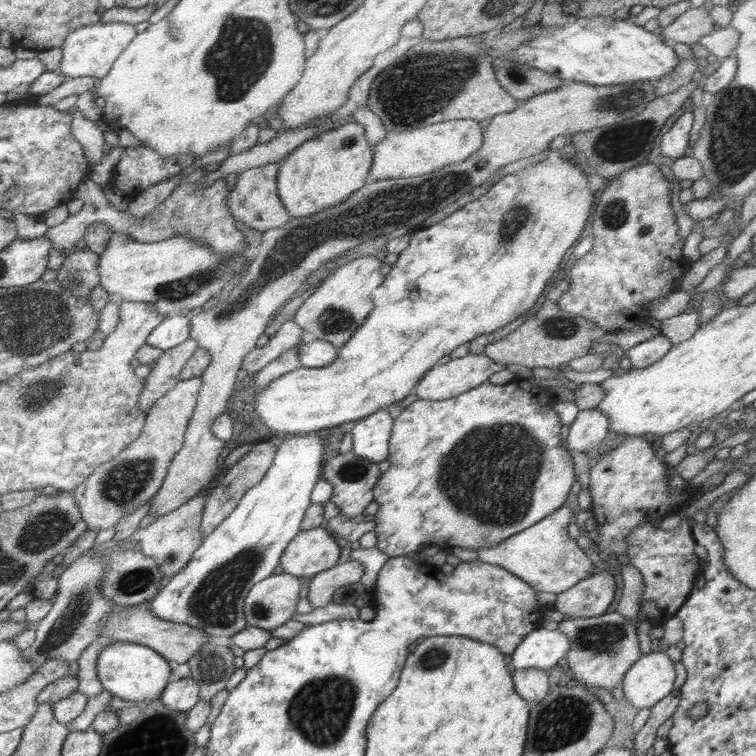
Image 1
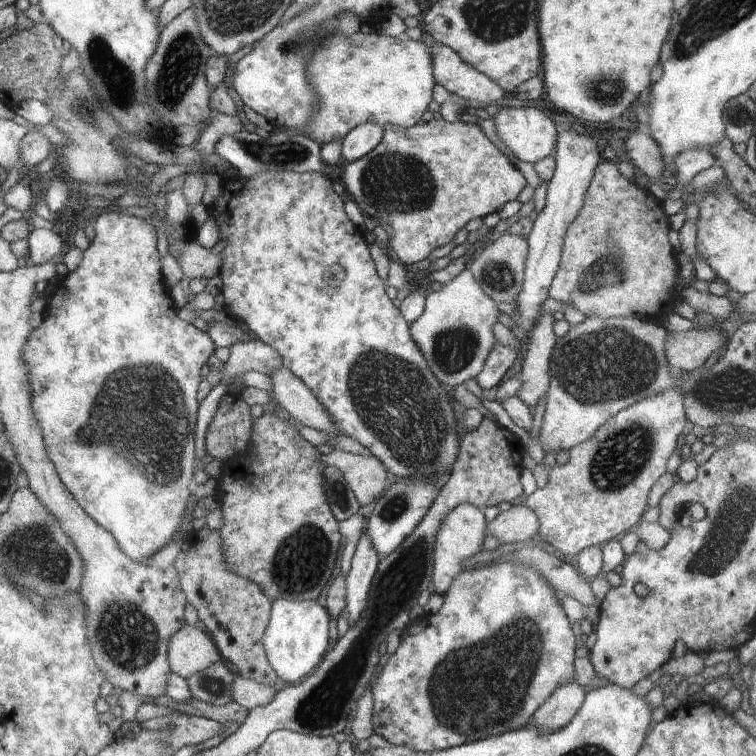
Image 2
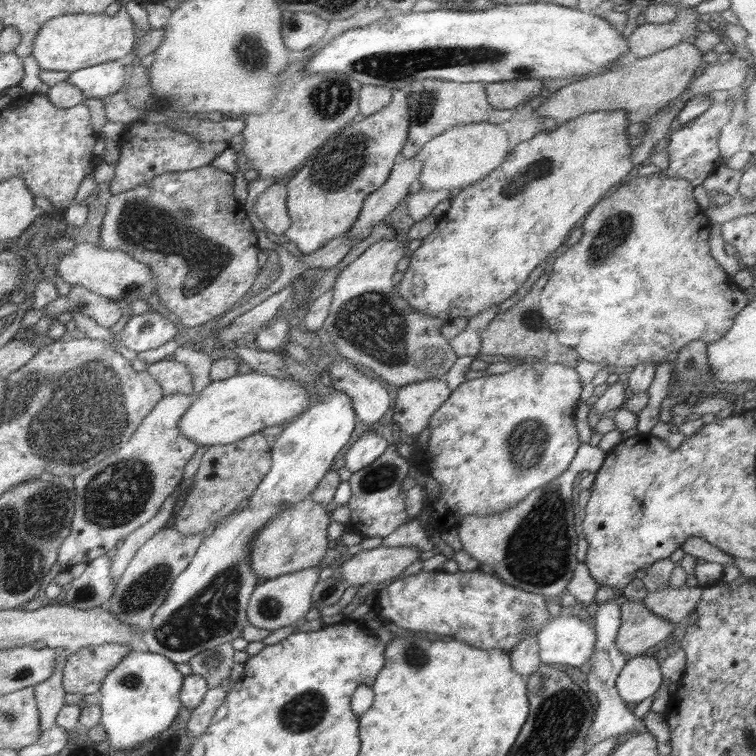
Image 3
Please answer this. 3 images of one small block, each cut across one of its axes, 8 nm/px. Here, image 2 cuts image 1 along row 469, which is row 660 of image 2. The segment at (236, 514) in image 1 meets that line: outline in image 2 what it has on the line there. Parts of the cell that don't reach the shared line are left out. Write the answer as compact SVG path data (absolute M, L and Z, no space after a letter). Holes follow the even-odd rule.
M277 599L273 602L263 646L272 669L280 679L291 685L301 683L321 664L330 650L330 618L327 609L320 606L316 599Z

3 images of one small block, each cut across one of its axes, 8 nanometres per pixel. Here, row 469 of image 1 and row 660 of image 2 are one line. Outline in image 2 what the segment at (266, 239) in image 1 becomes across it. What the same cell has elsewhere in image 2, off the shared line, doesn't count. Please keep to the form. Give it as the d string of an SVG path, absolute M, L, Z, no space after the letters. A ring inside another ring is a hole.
M184 624L169 643L168 663L171 672L183 679L204 671L221 658L212 638L199 624Z

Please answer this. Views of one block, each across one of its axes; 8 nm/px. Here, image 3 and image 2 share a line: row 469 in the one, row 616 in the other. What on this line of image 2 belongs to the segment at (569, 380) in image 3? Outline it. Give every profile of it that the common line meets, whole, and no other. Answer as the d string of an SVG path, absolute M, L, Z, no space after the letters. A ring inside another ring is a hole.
M491 562L464 569L453 579L443 597L444 604L442 604L442 608L436 614L431 614L426 618L426 627L413 628L410 623L409 628L402 632L400 646L382 668L382 672L380 672L380 676L378 676L378 680L376 680L372 690L373 733L384 737L390 744L407 745L413 750L424 753L450 749L457 745L481 740L493 735L500 735L507 731L522 729L531 724L535 711L554 693L554 690L574 679L575 649L579 645L572 630L573 626L566 617L559 601L559 594L540 572L536 572L536 570L532 570L532 568L524 566L520 562L504 562L500 564ZM383 709L388 709L392 713L392 720L388 722L388 725L380 723L379 720L379 713Z

